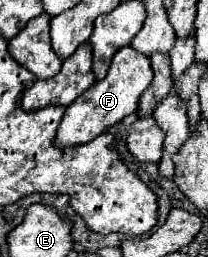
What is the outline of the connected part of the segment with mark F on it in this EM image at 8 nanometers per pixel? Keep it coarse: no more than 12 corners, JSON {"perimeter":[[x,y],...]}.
{"perimeter":[[132,46],[112,58],[64,112],[56,142],[78,146],[138,108],[150,60]]}

